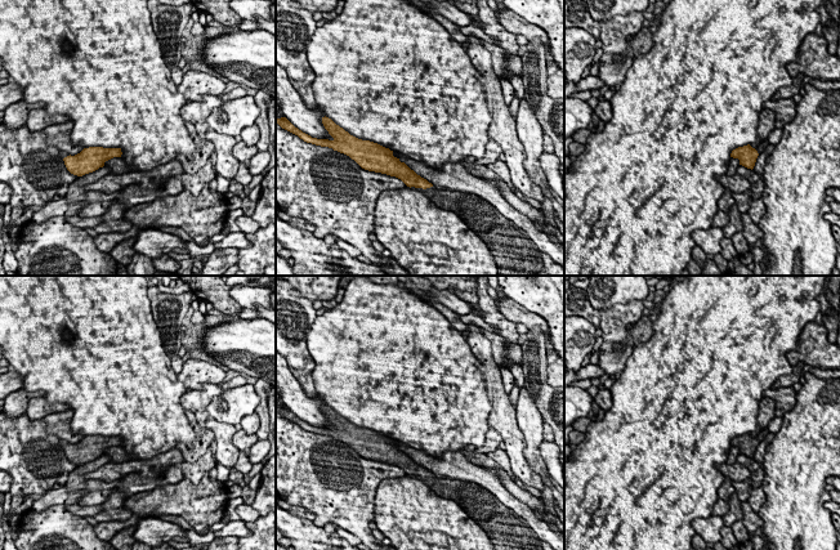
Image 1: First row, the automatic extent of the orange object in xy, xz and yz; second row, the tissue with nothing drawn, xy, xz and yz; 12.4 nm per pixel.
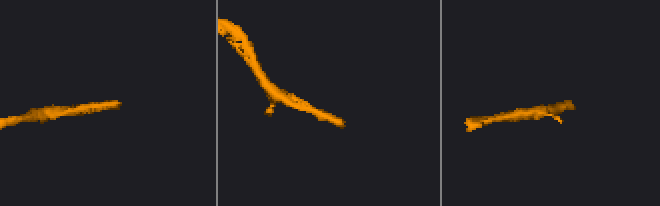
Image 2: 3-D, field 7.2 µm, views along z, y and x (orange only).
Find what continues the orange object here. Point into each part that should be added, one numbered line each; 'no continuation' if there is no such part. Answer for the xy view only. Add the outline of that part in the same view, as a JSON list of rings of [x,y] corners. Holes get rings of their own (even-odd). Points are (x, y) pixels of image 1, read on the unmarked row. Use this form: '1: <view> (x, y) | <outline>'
no continuation

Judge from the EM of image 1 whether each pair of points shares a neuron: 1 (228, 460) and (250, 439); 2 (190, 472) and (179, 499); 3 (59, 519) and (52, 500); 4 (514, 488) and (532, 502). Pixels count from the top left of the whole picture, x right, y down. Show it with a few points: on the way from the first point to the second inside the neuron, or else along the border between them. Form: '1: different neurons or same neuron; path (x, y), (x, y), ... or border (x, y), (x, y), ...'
1: different neurons; border (236, 430), (233, 445), (240, 451)
2: different neurons; border (205, 475), (196, 484), (184, 478)
3: different neurons; border (65, 504), (54, 504), (43, 510), (32, 509)
4: same neuron; path (518, 492), (528, 499)

